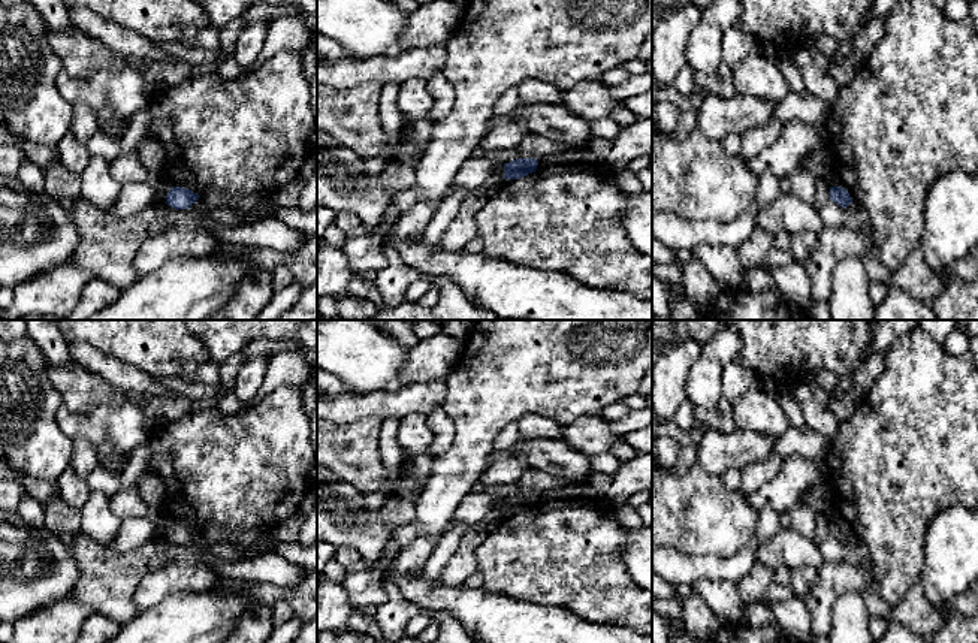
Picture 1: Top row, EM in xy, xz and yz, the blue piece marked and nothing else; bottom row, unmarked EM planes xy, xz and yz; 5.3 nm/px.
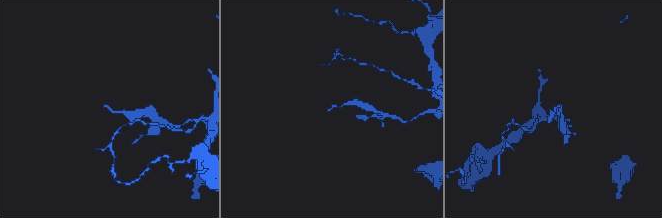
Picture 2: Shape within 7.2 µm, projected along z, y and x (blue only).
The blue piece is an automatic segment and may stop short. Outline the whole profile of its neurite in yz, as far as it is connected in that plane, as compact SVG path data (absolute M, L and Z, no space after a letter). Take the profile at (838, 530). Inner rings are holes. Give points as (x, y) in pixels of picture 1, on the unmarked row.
M830 522L830 535L842 543L846 543L849 538L852 538L849 528L843 522Z

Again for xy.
M172 522L167 526L166 538L175 544L188 544L200 531L184 522Z

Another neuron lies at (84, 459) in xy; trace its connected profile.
M75 438L72 447L70 467L76 471L78 477L84 482L99 467L96 449L91 443L82 438Z

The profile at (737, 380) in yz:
M736 360L724 366L721 393L730 402L736 402L748 390L761 387L761 377Z

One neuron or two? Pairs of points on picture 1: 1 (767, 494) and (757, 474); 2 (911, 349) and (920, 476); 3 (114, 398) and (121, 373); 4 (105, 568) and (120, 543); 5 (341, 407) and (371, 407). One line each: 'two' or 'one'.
1: two
2: one
3: two
4: two
5: one

